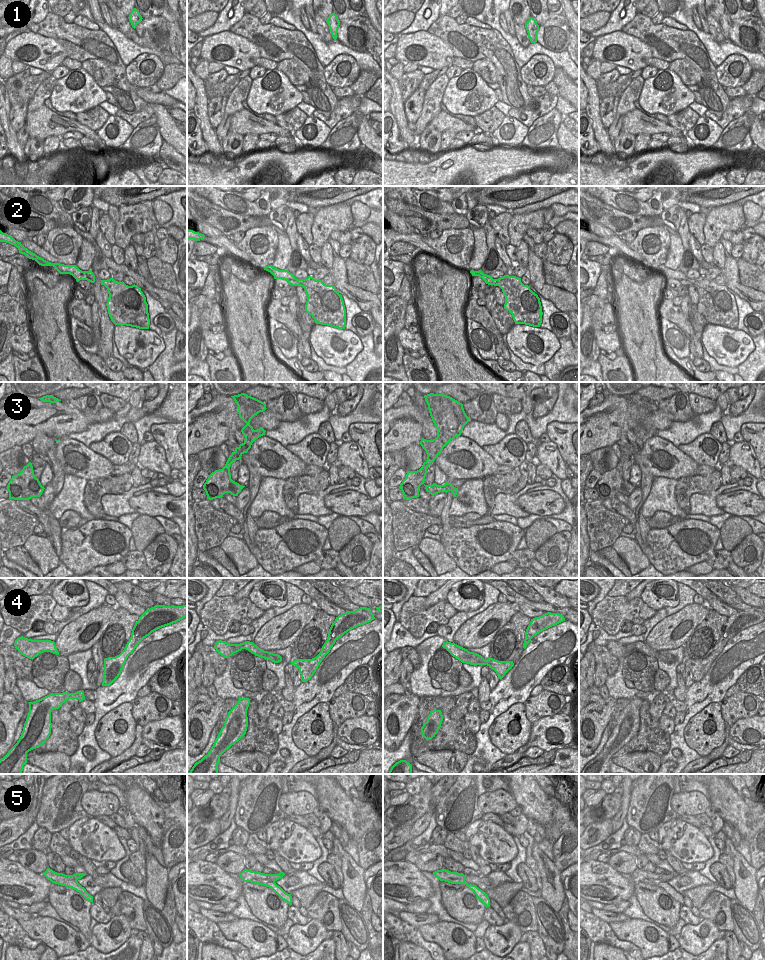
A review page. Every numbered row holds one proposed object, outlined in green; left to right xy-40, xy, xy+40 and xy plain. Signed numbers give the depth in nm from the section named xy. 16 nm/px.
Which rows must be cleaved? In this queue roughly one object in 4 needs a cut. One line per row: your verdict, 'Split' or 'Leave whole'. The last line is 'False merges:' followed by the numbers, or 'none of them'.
1: Leave whole
2: Leave whole
3: Leave whole
4: Leave whole
5: Split
False merges: 5

